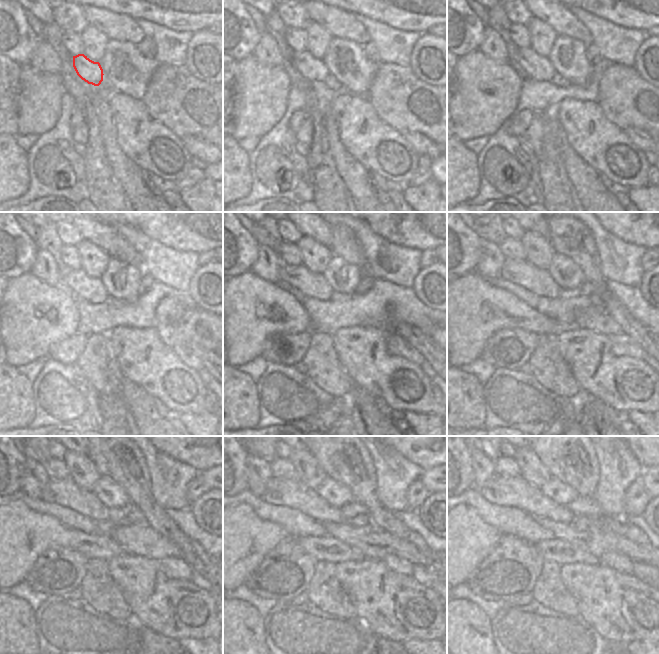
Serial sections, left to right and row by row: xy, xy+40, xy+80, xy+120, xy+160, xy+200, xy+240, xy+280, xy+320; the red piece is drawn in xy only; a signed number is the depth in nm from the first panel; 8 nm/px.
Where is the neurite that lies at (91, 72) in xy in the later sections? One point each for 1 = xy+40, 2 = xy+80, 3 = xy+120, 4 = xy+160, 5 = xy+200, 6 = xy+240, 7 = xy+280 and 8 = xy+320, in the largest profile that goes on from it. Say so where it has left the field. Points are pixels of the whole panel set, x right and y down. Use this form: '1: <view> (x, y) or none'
1: xy+40 (312, 69)
2: xy+80 (536, 67)
3: xy+120 (84, 287)
4: xy+160 (311, 285)
5: xy+200 (520, 272)
6: xy+240 (66, 493)
7: xy+280 (290, 492)
8: xy+320 (516, 492)

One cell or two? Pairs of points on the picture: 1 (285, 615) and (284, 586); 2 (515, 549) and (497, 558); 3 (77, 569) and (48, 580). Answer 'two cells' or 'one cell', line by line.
1: two cells
2: one cell
3: one cell

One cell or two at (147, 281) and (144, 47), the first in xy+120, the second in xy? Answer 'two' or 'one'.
one

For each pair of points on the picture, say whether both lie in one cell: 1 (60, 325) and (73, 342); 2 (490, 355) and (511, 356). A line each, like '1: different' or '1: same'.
1: different
2: same

